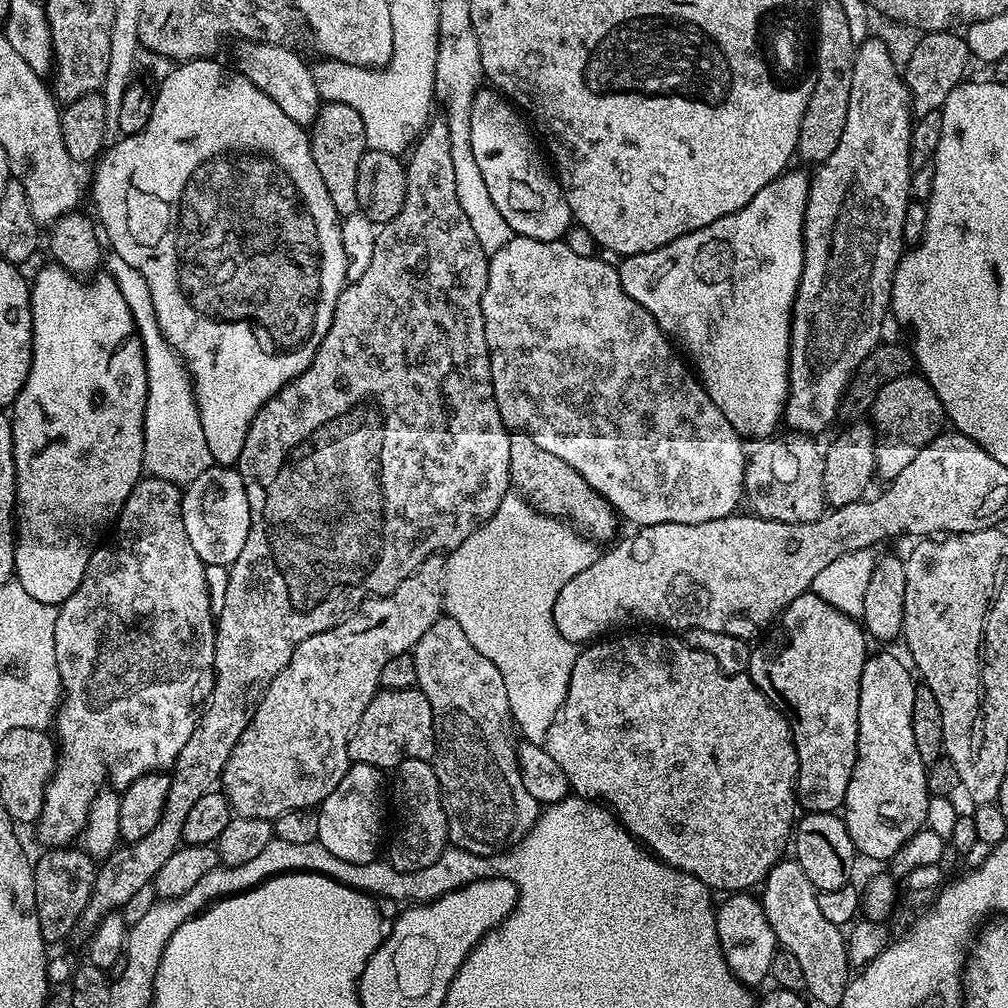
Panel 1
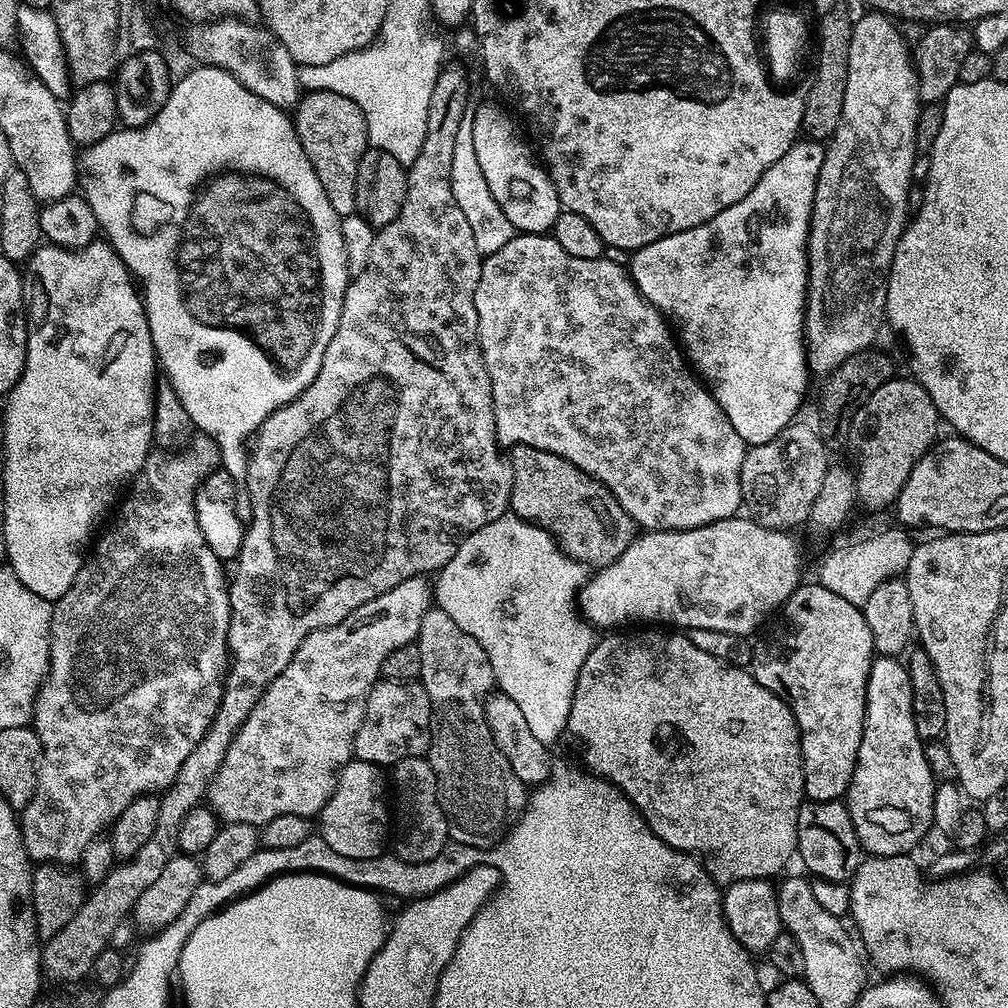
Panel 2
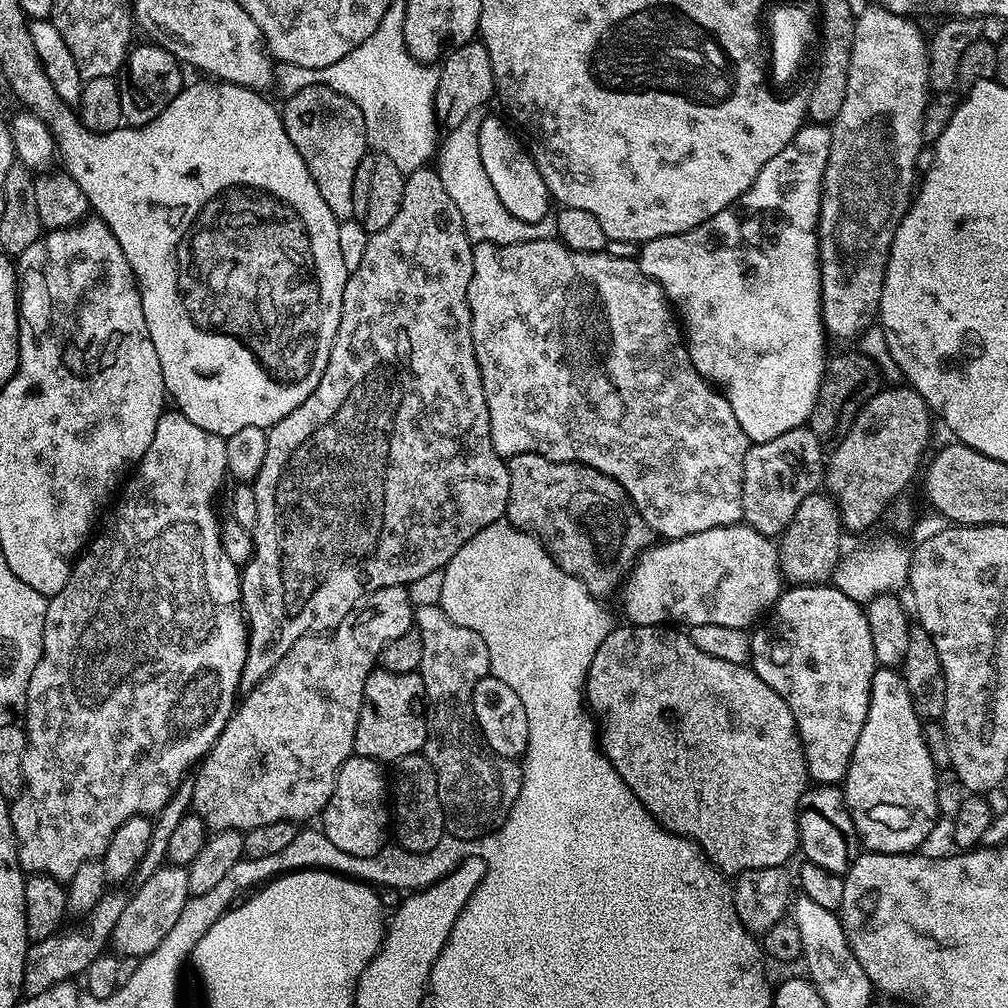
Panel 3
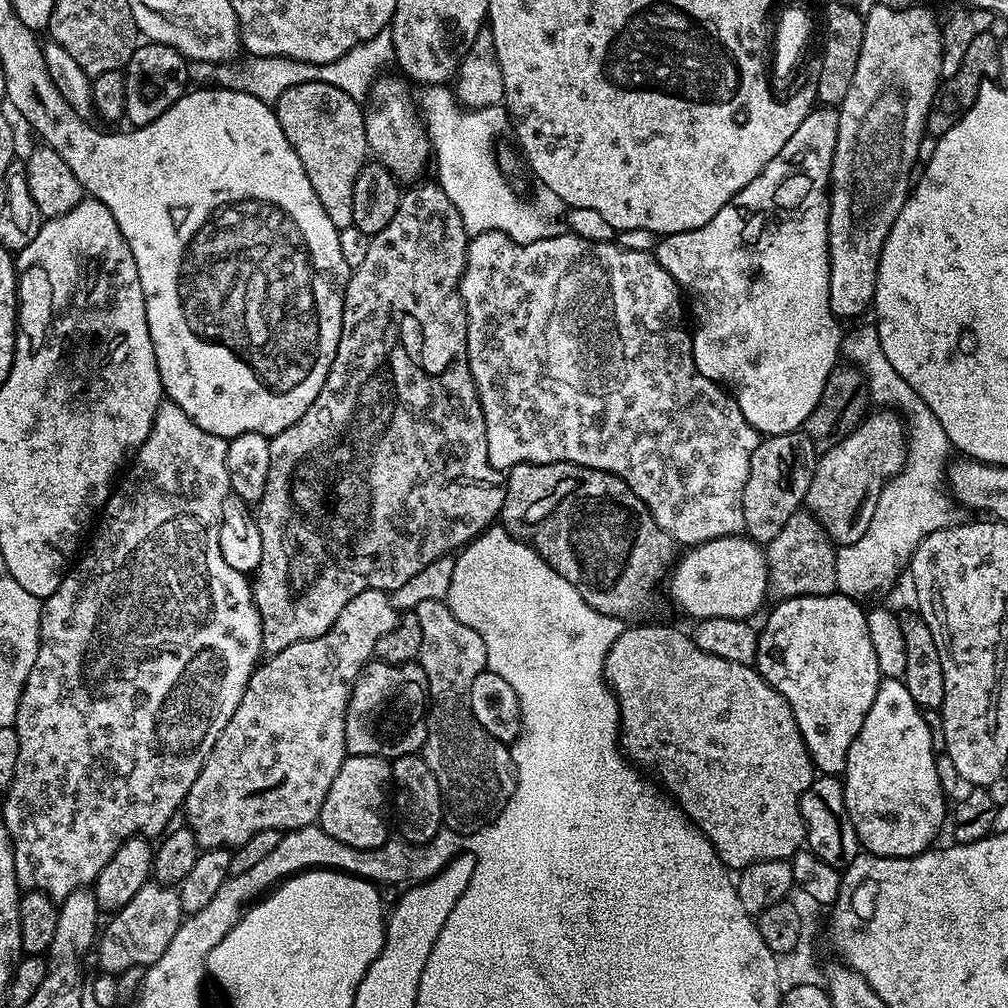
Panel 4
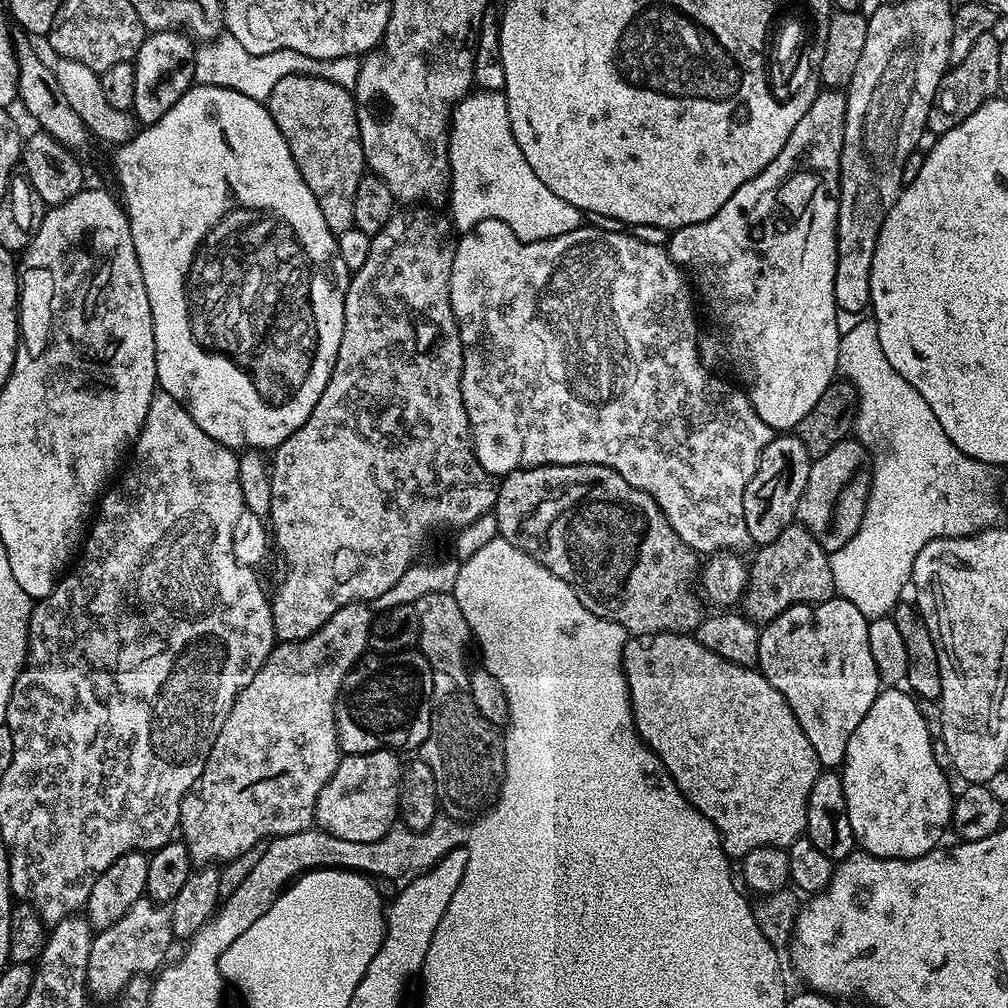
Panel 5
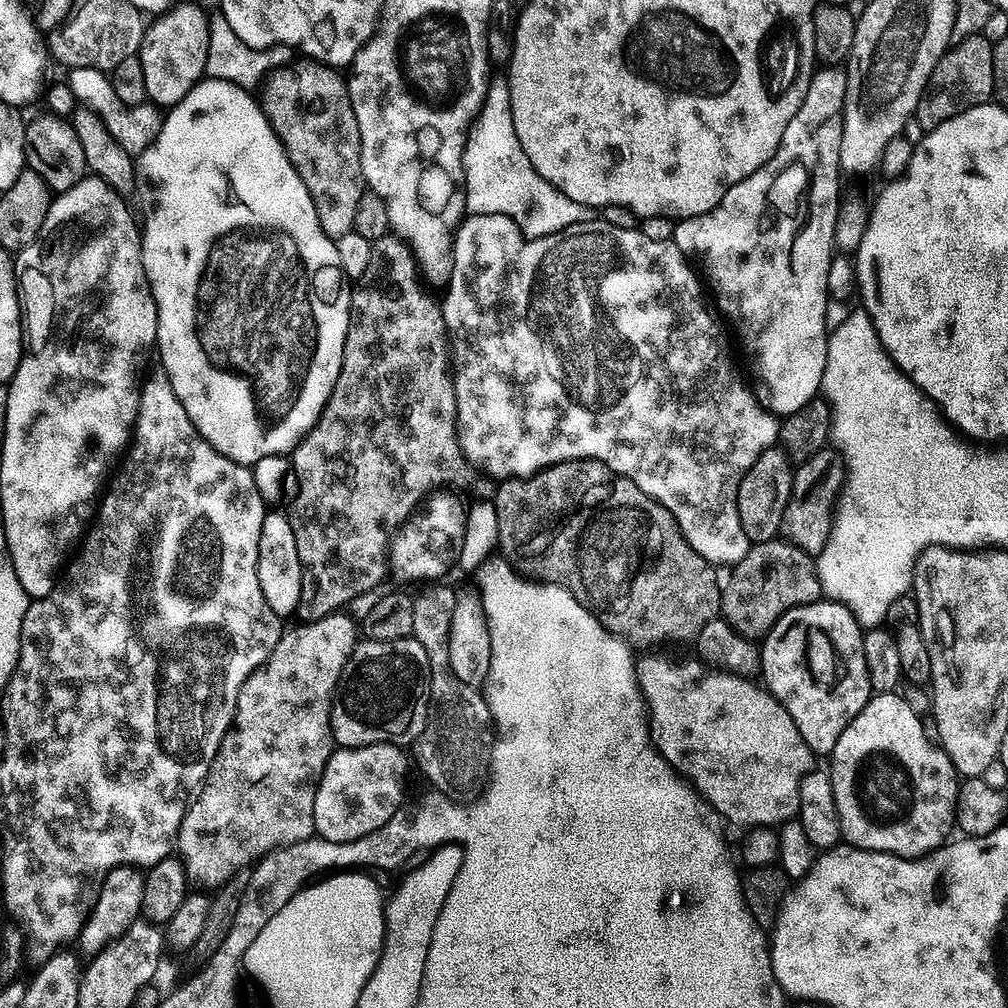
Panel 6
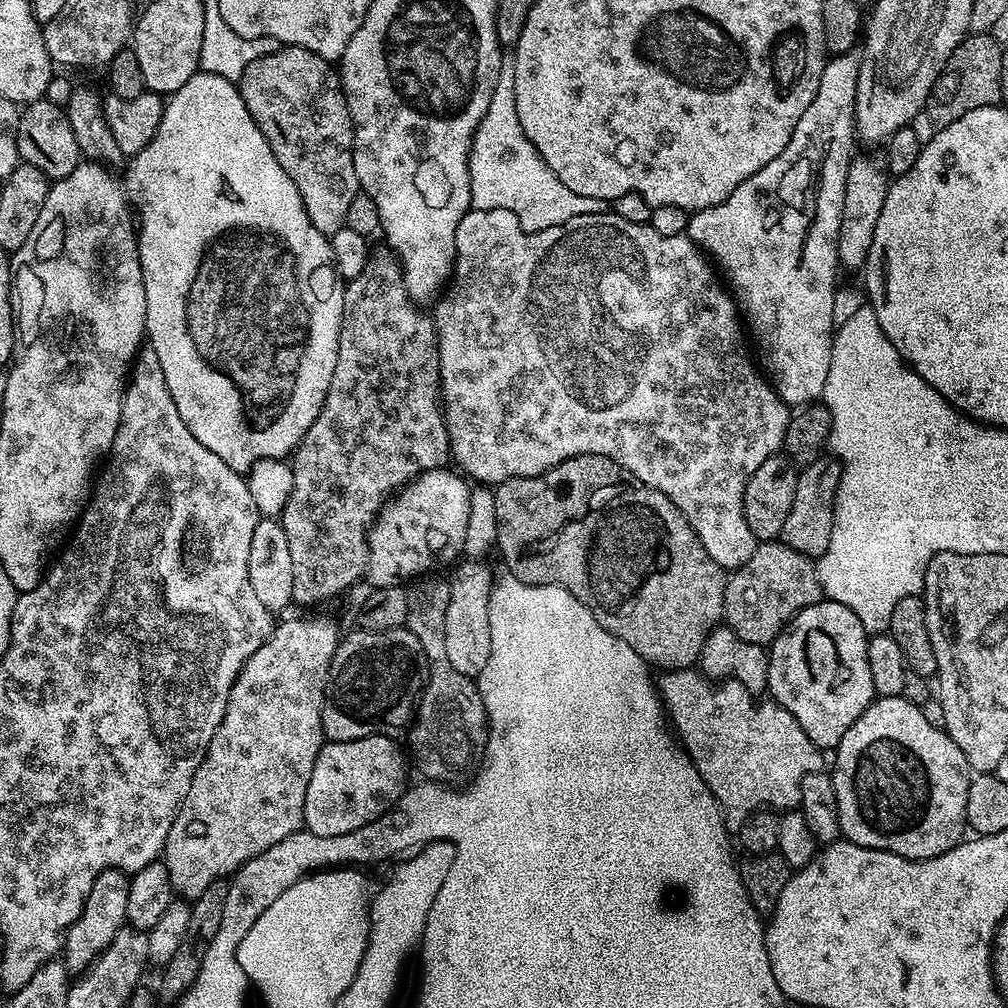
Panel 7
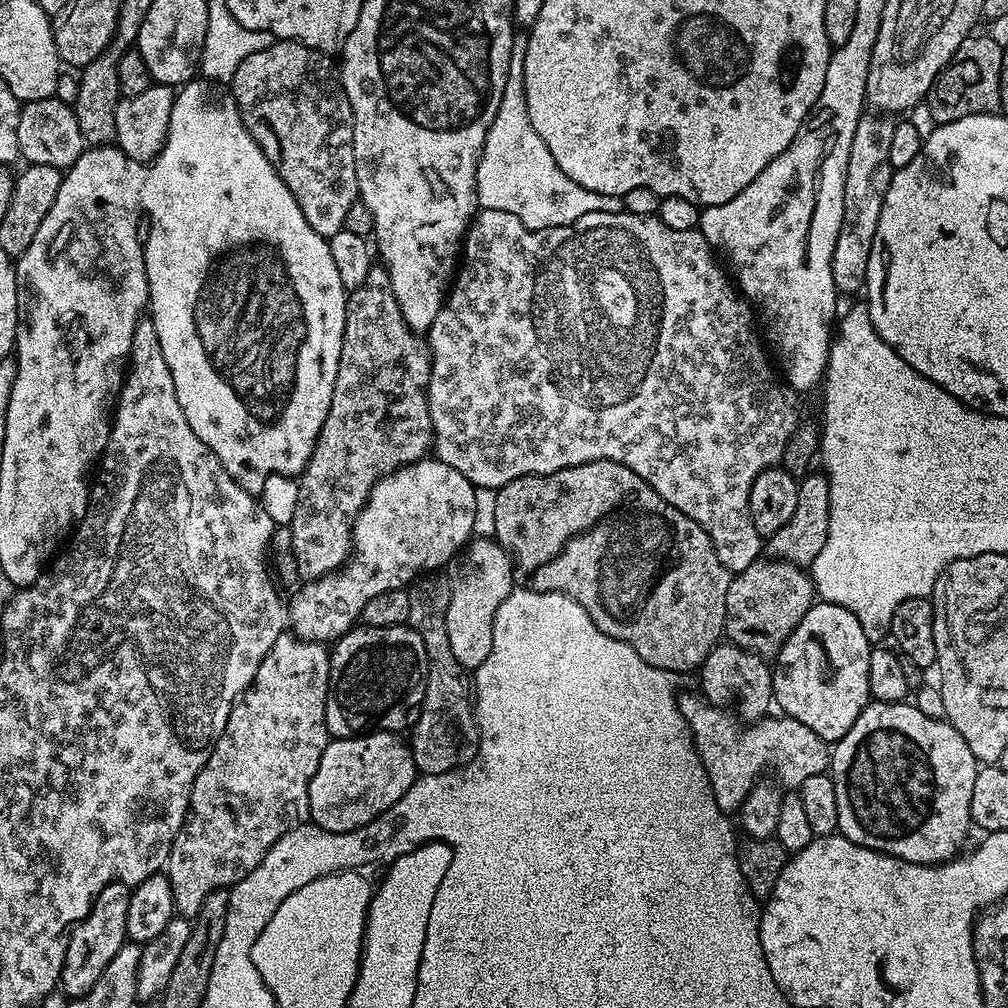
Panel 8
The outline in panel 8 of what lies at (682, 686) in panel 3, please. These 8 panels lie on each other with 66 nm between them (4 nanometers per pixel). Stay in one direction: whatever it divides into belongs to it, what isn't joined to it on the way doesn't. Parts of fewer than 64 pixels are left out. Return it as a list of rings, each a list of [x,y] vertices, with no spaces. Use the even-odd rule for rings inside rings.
[[[695,695],[679,697],[680,713],[692,731],[700,761],[714,790],[714,798],[725,814],[739,813],[744,799],[756,787],[763,772],[772,771],[785,789],[799,790],[806,778],[814,778],[814,774],[829,771],[829,741],[818,738],[810,726],[802,726],[802,722],[794,718],[776,714],[776,717],[773,715],[771,718],[745,723],[740,726],[744,728],[736,732],[738,720],[731,711],[709,704],[703,695]]]

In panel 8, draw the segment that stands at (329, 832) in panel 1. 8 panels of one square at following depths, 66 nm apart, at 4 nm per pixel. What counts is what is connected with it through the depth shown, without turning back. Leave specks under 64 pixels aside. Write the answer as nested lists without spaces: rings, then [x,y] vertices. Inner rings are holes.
[[[395,732],[329,739],[308,791],[311,823],[327,832],[352,832],[378,818],[418,778],[412,749]]]

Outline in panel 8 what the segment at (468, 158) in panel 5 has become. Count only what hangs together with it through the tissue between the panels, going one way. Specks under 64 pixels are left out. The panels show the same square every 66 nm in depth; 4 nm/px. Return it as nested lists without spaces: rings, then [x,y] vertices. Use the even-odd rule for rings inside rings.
[[[520,42],[513,43],[506,90],[502,94],[502,106],[498,106],[498,114],[494,114],[494,122],[486,134],[486,142],[478,162],[477,201],[484,196],[496,196],[500,206],[508,202],[510,208],[514,208],[512,214],[533,230],[536,229],[536,216],[540,214],[538,200],[544,200],[544,210],[558,216],[558,222],[546,222],[546,228],[573,224],[578,218],[582,218],[582,214],[623,212],[626,208],[625,201],[621,197],[586,190],[586,186],[578,186],[574,178],[566,178],[558,162],[554,162],[554,154],[546,150],[546,142],[538,138],[538,130],[530,126],[524,97],[524,44]],[[518,208],[520,212],[516,215]]]

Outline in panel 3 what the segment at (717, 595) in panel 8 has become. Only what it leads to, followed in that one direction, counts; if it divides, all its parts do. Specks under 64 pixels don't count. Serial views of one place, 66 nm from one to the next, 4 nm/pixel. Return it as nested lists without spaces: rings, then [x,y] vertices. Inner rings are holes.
[[[520,452],[511,457],[507,466],[510,474],[507,523],[538,537],[557,566],[566,570],[566,574],[578,578],[591,596],[605,598],[612,591],[615,593],[636,564],[636,559],[654,540],[651,526],[644,521],[642,514],[638,514],[626,490],[622,490],[622,486],[614,482],[614,478],[585,464],[563,464],[529,452]]]

